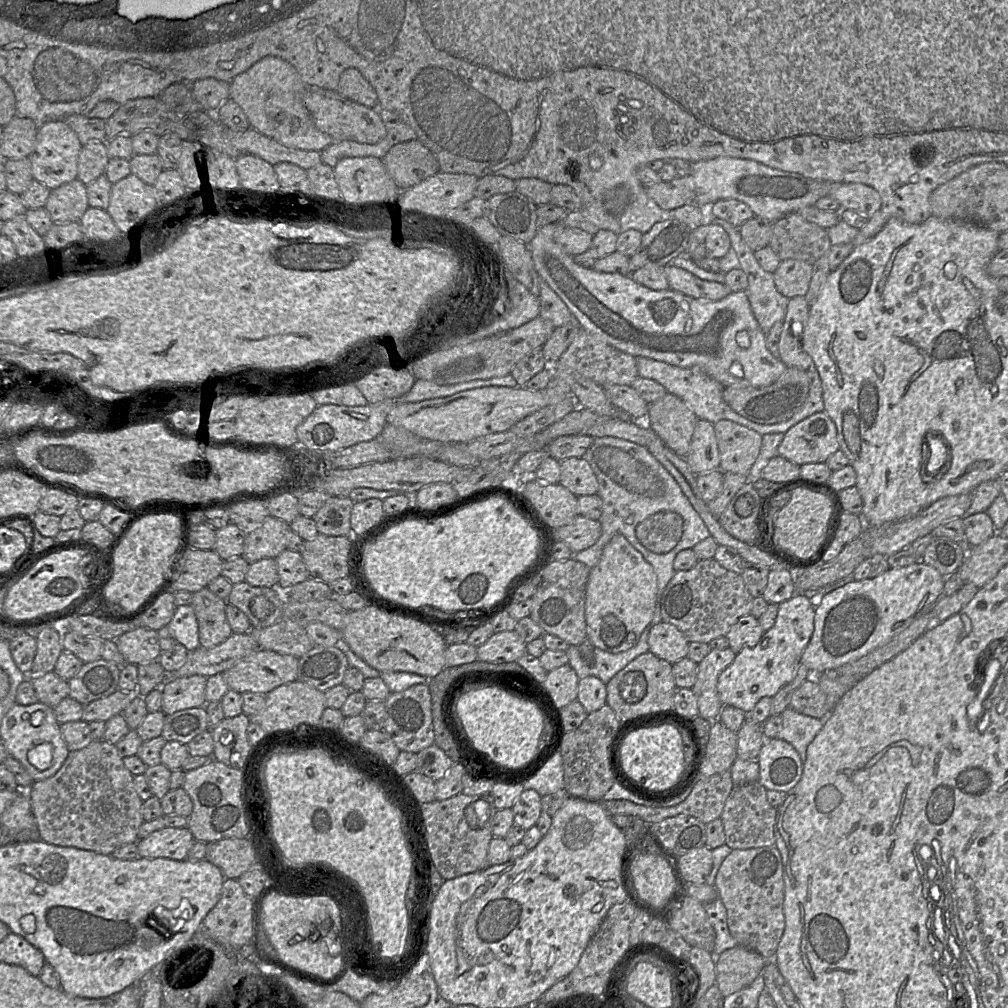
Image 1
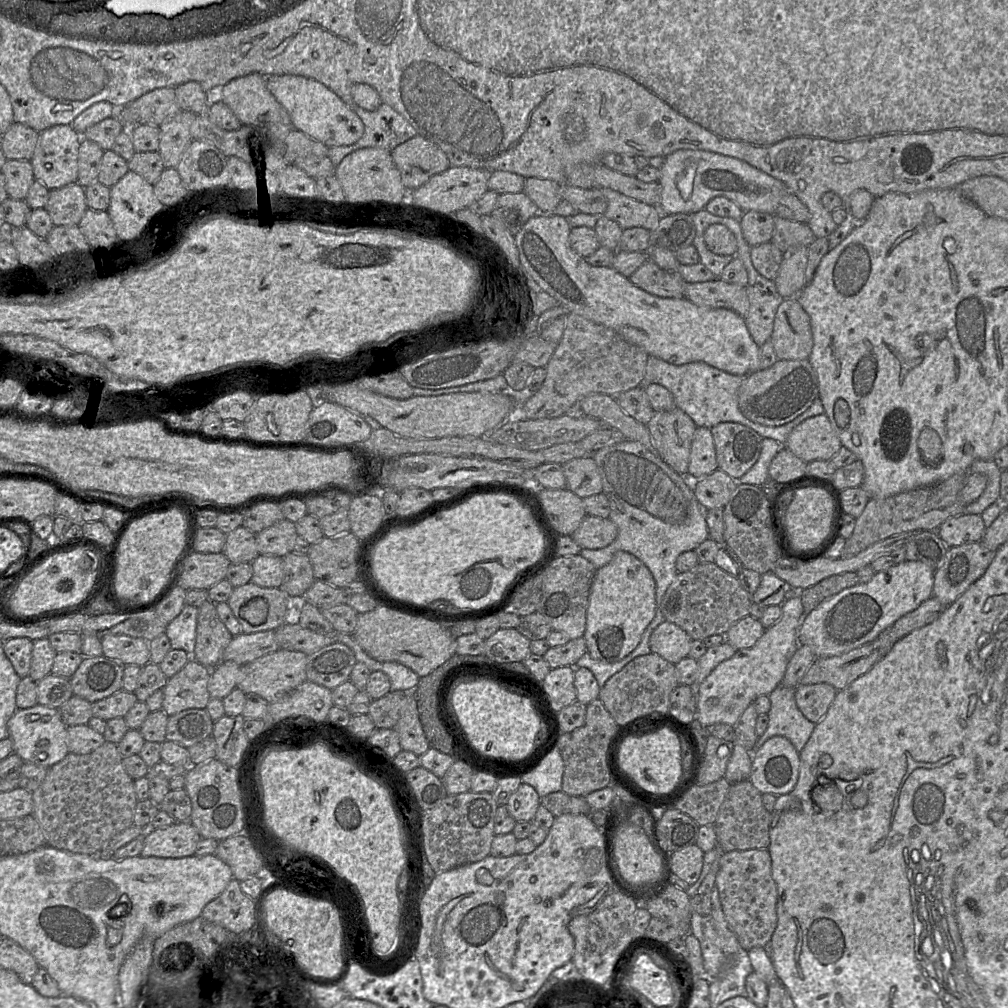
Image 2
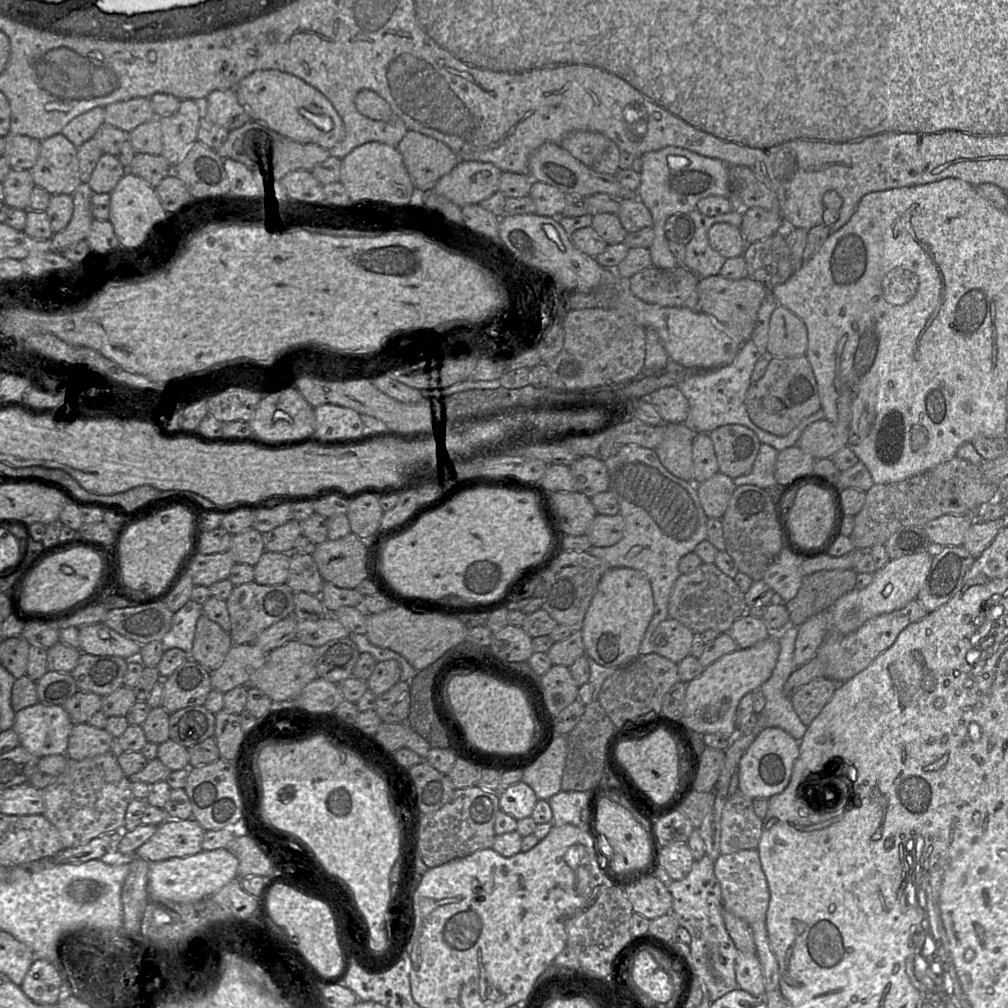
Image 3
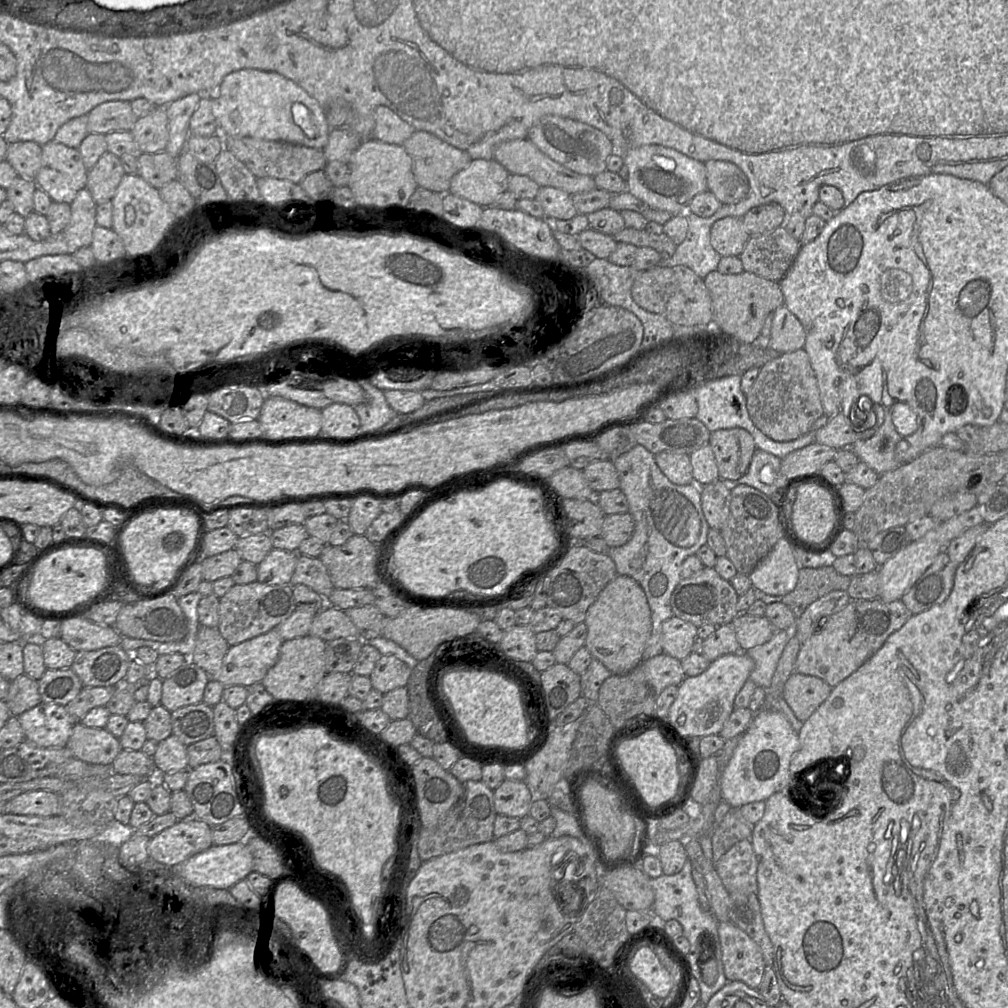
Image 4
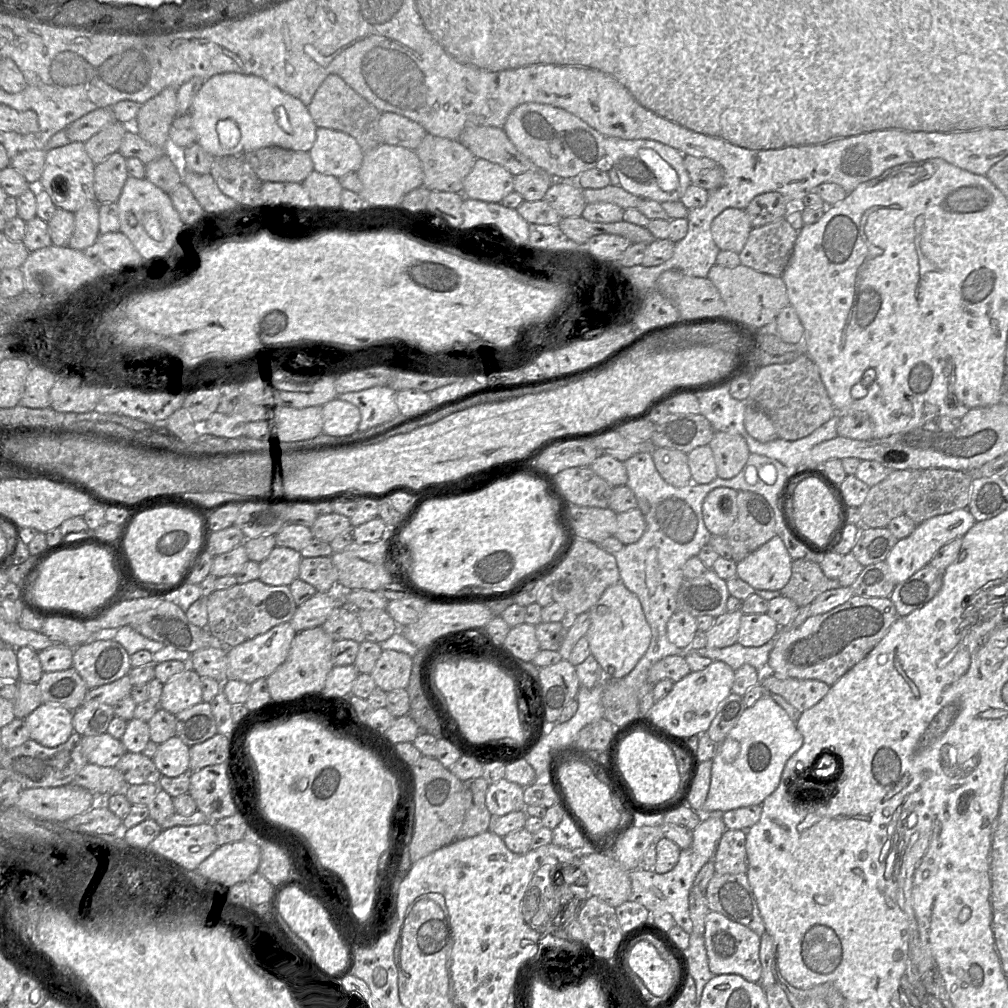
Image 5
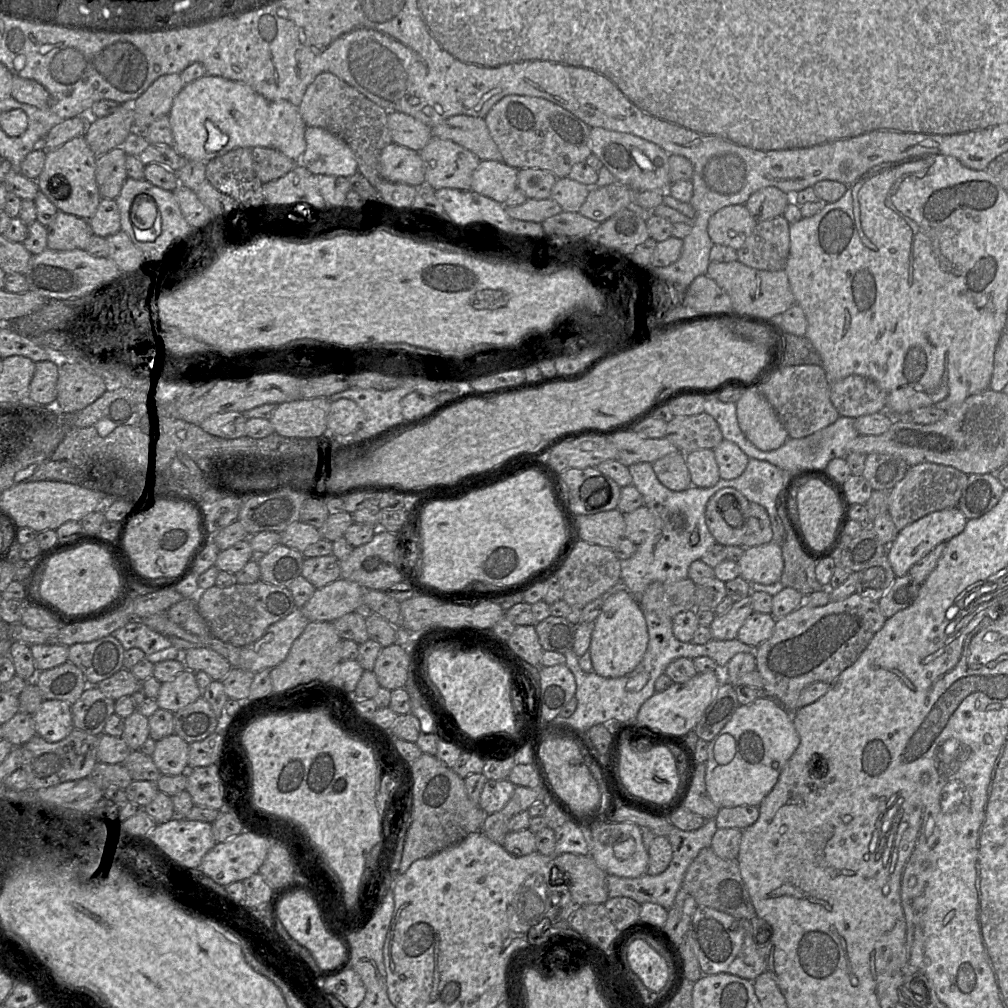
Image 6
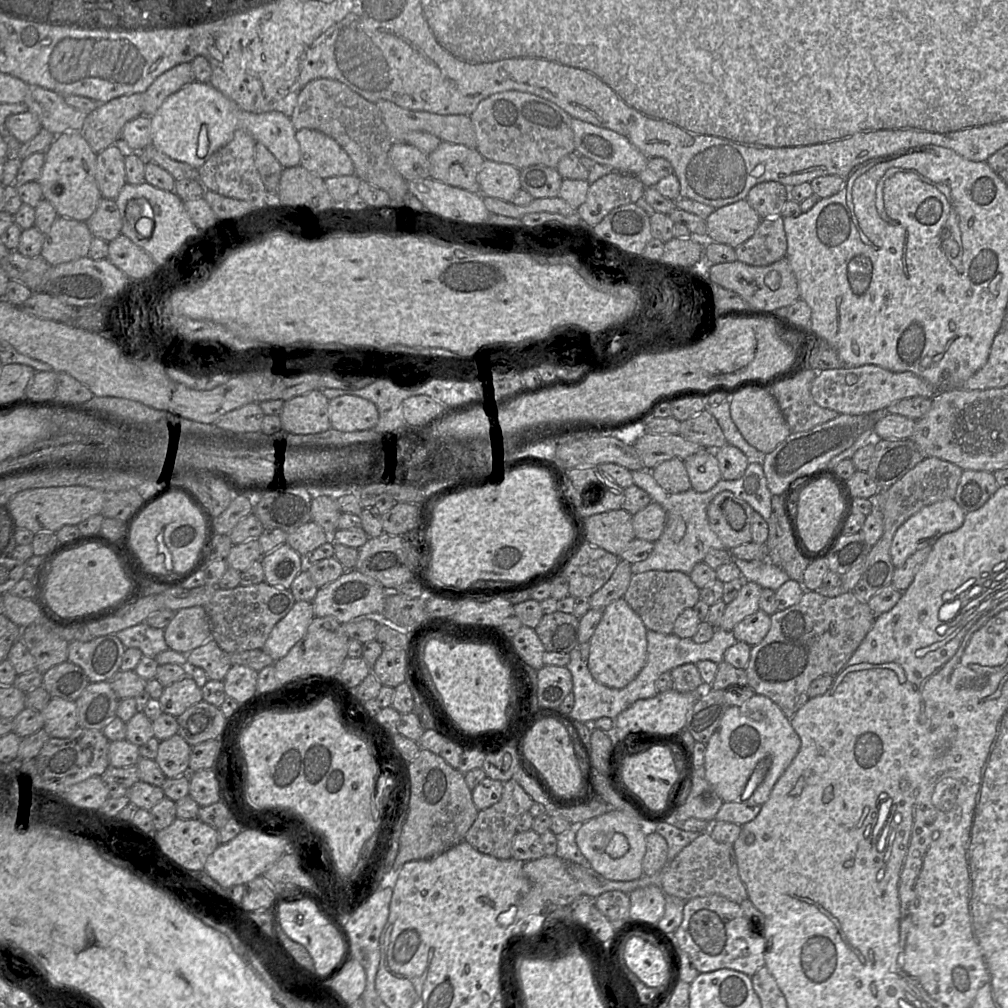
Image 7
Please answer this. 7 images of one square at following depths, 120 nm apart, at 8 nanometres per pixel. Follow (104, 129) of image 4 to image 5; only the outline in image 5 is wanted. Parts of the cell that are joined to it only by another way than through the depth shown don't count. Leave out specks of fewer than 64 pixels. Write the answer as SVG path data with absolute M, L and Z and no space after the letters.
M100 108L72 122L66 127L65 134L70 142L86 142L103 128L116 122L109 108Z

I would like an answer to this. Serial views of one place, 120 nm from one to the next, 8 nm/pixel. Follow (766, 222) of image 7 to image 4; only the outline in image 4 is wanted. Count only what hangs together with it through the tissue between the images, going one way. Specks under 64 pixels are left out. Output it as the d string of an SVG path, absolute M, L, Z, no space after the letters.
M783 225L764 234L751 235L739 257L744 271L779 282L790 270L800 248L800 240L792 237Z

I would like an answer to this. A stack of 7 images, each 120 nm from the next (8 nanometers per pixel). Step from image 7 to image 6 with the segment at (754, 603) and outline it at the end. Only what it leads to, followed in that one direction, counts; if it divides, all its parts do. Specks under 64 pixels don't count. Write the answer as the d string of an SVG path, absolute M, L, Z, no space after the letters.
M751 595L733 603L723 615L716 616L710 624L712 639L732 640L746 619L753 613Z

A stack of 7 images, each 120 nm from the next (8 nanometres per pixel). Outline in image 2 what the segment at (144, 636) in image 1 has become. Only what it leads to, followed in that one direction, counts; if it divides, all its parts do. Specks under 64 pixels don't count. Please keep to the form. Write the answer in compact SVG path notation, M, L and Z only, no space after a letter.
M128 635L101 637L103 655L123 665L145 666L150 662L149 641Z

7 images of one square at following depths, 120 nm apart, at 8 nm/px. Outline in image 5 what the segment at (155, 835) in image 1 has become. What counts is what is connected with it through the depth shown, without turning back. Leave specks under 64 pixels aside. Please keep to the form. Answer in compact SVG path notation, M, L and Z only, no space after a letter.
M206 822L163 829L148 848L186 870L196 870L218 848L214 824Z

